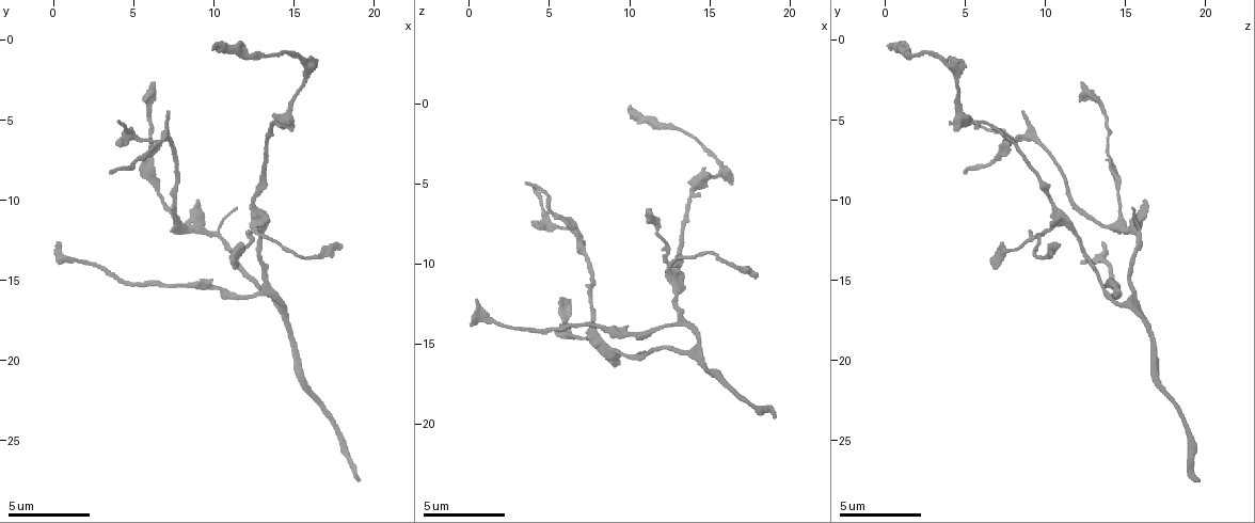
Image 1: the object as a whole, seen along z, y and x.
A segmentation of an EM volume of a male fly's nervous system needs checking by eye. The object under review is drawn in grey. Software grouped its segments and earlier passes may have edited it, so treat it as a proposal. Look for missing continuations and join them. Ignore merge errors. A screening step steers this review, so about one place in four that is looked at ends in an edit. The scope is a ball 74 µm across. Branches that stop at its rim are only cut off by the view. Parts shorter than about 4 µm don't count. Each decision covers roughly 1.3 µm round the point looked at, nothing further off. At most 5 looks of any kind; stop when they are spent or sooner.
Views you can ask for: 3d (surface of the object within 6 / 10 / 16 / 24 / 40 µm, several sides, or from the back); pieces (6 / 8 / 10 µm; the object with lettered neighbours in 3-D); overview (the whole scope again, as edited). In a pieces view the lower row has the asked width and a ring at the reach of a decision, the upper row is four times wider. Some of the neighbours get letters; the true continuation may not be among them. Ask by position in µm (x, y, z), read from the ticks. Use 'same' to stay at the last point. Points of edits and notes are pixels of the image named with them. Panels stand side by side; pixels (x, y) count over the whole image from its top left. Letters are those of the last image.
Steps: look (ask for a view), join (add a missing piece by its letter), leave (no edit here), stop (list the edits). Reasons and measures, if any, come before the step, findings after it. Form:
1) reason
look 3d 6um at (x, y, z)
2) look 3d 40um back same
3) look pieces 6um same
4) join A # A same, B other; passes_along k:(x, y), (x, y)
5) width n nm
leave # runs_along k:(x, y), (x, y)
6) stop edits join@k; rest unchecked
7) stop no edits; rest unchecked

thin end
look pieces 10um at (7.2, 4.5, 8.6)

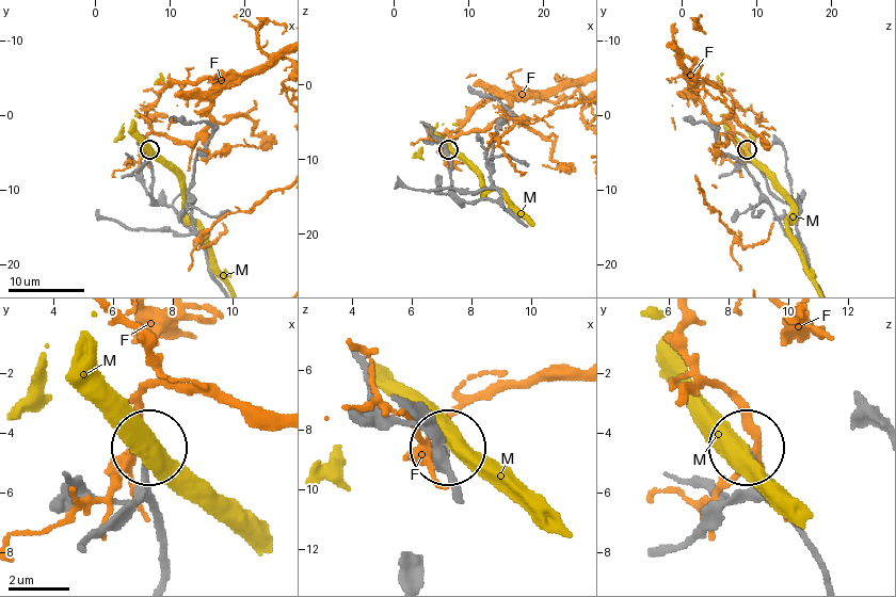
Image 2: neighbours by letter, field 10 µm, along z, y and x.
leave # F other, M other; no lettered piece goes on from it

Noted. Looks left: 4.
branch stops here
look pieces 8um at (17.8, 12.8, 10.7)

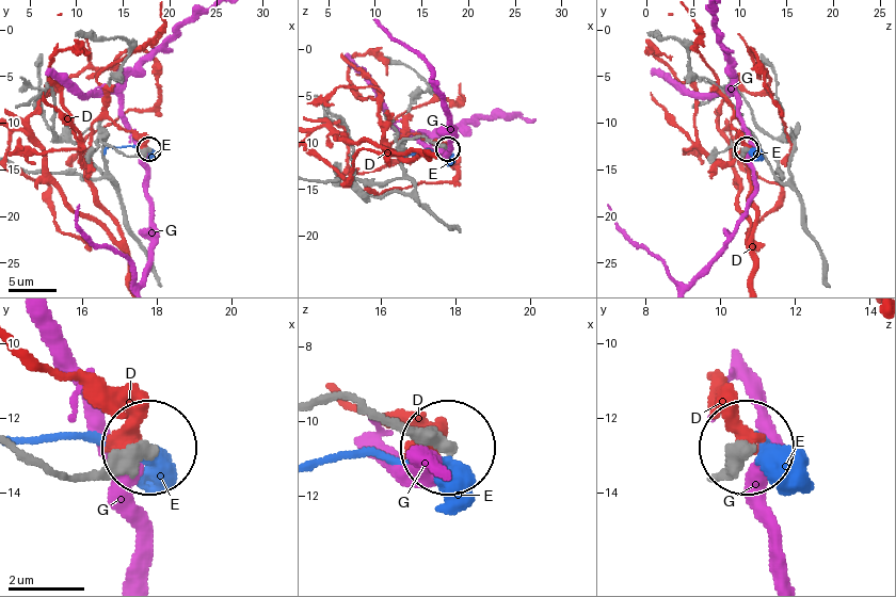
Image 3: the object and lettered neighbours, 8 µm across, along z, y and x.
leave # D other, E other, G other; runs_along 3:(25, 450), (63, 472), (91, 476), (145, 450); no lettered piece goes on from it

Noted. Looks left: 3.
free end
look pieces 6um at (11.3, 10.6, 15.5)

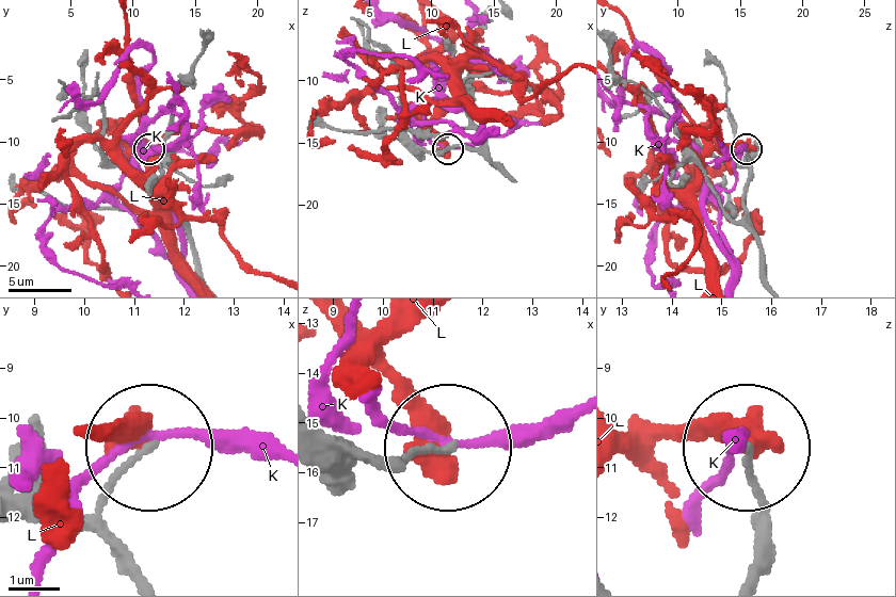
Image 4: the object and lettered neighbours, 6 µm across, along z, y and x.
width 110 nm
leave # K other, L other; runs_along 4:(401, 460), (448, 447); none of them fits

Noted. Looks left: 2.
stop no edits; rest unchecked

